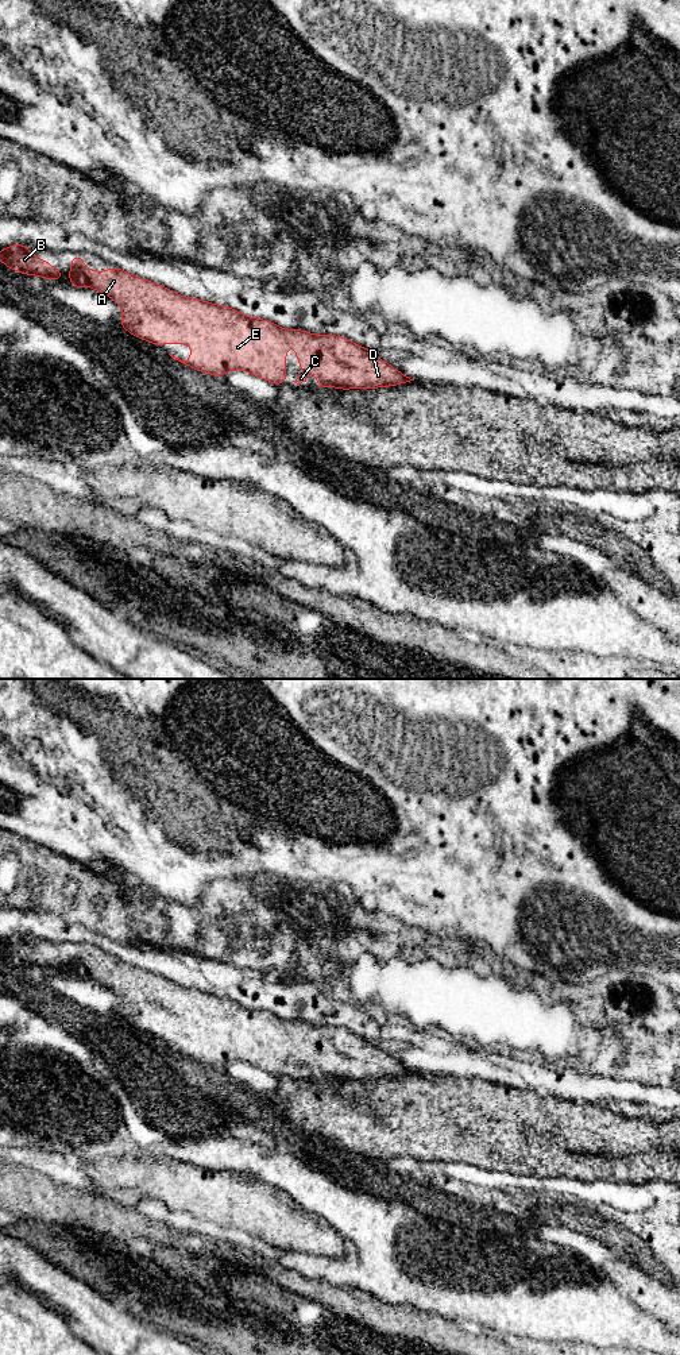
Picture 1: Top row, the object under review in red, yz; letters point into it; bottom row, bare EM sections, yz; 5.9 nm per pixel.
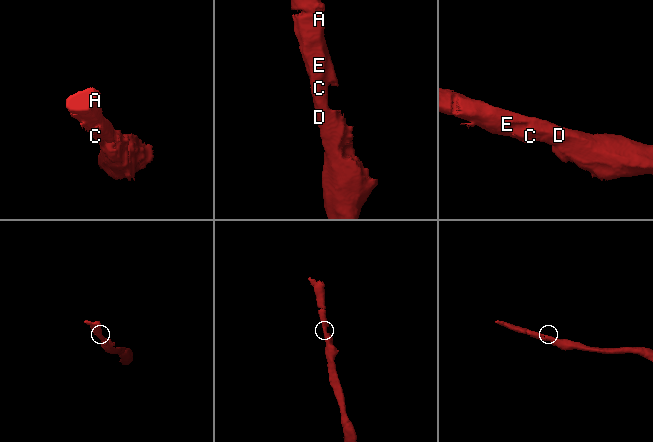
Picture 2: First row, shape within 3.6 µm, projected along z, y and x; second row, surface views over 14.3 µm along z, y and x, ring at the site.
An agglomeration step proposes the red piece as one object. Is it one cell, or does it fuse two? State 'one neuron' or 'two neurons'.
one neuron

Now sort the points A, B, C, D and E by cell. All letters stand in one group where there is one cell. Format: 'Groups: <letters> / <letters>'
Groups: A B C D E

